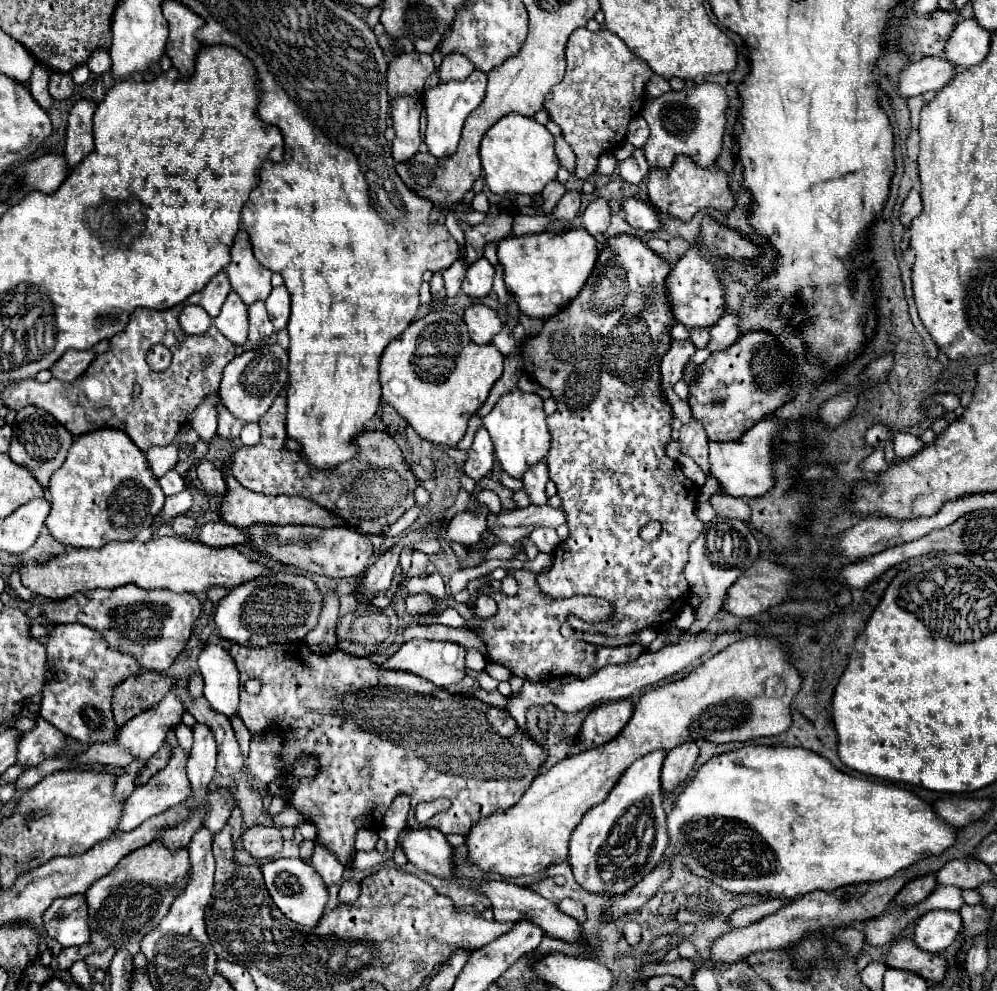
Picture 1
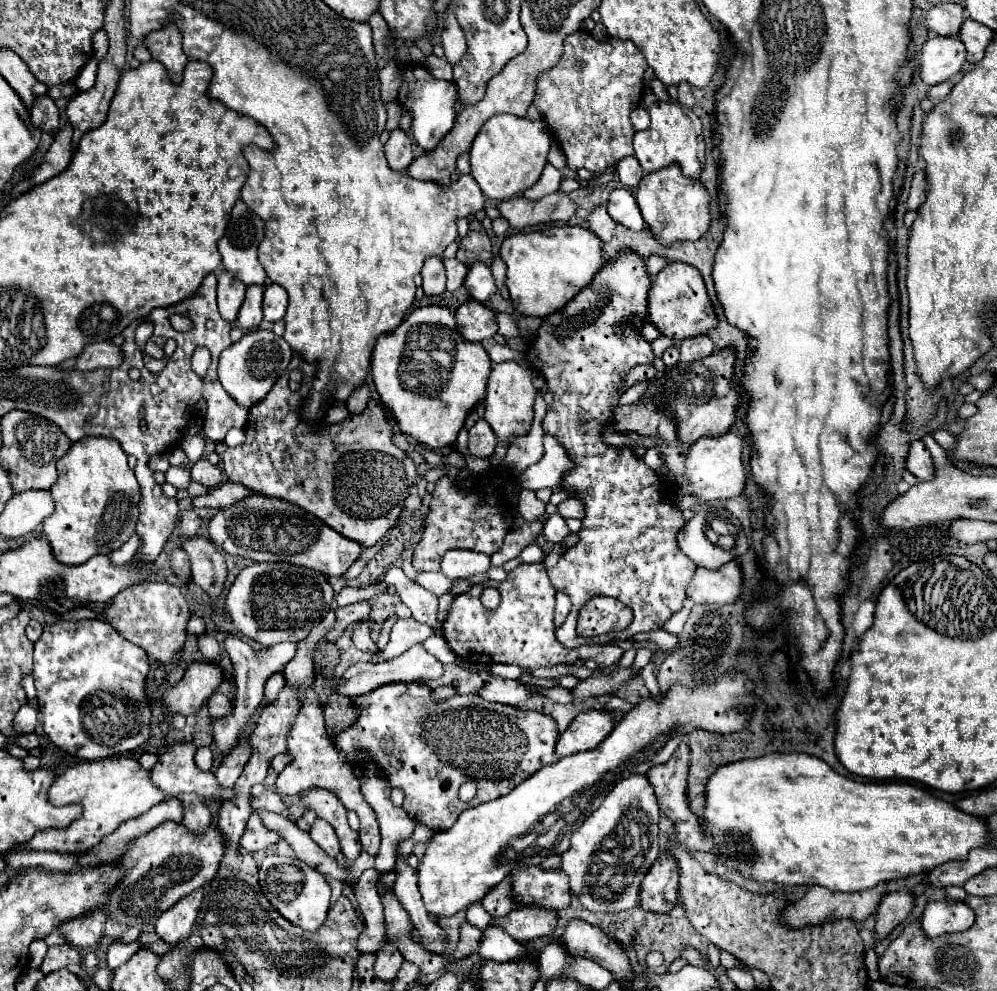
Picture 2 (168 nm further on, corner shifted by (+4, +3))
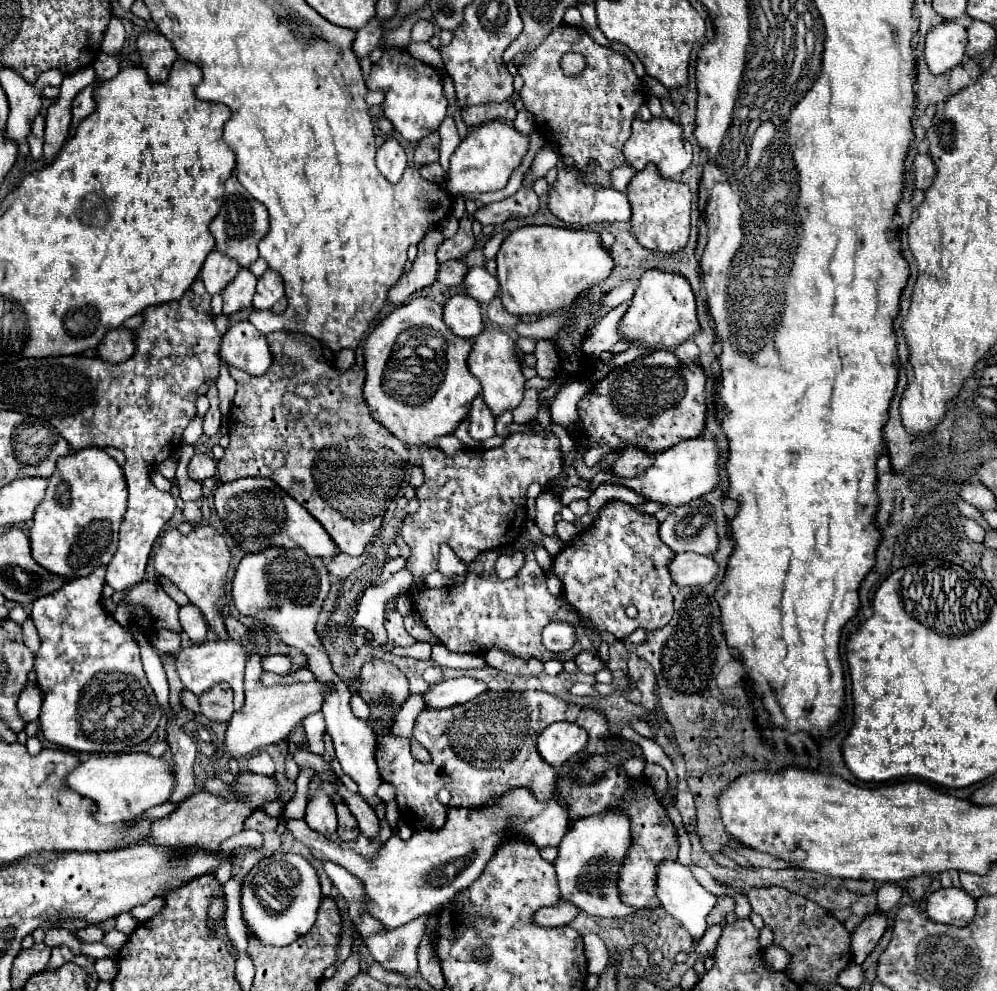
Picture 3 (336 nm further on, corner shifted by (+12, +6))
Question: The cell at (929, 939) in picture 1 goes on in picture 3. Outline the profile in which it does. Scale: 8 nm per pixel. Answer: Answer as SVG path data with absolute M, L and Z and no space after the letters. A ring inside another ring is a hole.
M940 888L926 900L930 920L952 926L968 926L976 914L976 900L960 888Z

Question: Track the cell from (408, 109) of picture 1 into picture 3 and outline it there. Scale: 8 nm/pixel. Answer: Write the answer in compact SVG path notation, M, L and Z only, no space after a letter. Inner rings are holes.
M386 138L386 142L376 152L376 166L386 176L388 182L398 182L406 168L406 152L396 138Z

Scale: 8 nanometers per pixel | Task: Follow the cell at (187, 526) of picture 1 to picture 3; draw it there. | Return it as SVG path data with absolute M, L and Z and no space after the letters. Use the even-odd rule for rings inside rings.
M188 502L188 504L184 506L182 514L184 514L186 522L190 522L190 524L194 524L194 522L198 522L198 520L202 518L202 510L200 510L200 506L198 506L196 502Z

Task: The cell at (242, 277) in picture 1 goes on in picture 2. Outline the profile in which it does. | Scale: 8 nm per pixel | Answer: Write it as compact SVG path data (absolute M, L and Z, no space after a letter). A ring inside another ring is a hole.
M242 199L236 201L236 205L232 207L232 215L230 215L230 223L226 227L224 237L218 241L218 251L222 255L222 265L226 271L230 271L232 275L240 277L240 281L244 281L246 285L264 285L266 279L266 271L262 269L260 261L258 261L258 245L264 239L264 221L246 207L246 203Z

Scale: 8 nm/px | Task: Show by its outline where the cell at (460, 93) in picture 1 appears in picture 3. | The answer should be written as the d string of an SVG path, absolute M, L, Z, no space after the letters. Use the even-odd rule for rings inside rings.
M390 48L384 56L372 66L372 72L366 80L370 90L380 88L386 92L382 110L384 116L392 122L394 130L406 140L420 142L430 132L436 132L440 122L446 116L446 98L442 92L442 78L436 68L412 58L406 50Z

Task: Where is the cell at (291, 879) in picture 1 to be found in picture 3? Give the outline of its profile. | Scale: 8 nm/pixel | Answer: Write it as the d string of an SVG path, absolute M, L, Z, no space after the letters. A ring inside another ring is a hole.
M274 854L258 862L246 876L242 884L242 918L250 930L264 944L286 946L298 936L310 932L316 922L316 912L320 906L320 880L310 862L302 856L292 854L290 860L284 854Z

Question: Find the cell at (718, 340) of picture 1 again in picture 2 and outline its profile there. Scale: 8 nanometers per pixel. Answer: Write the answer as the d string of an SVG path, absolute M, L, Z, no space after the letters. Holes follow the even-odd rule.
M708 335L682 341L680 343L680 351L682 351L680 361L696 361L696 359L708 357L708 355L712 355L712 349L714 349L714 343Z

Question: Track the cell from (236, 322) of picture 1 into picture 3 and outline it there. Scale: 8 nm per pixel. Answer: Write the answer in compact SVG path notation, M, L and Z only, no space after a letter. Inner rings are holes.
M210 252L204 266L202 266L202 272L200 272L200 278L208 290L210 296L216 296L216 294L222 294L222 290L228 286L228 282L234 280L234 276L238 274L240 266L222 256L220 252Z

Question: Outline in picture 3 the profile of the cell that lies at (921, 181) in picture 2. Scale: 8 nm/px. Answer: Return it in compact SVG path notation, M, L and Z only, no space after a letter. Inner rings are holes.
M918 152L914 158L914 184L918 190L926 190L934 180L934 164L926 152Z

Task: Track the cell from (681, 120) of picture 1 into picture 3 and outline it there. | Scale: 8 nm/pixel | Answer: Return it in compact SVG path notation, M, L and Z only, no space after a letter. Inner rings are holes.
M666 116L652 118L652 122L634 120L632 134L624 144L624 156L634 170L642 170L648 162L654 162L664 178L678 178L676 174L682 174L692 164L692 146L686 142L682 126Z

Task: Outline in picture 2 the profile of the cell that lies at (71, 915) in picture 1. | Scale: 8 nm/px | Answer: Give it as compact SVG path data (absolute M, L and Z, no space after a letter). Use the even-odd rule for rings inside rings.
M92 911L84 917L64 923L60 931L68 943L72 943L74 947L86 949L100 943L100 939L104 937L104 923L106 923L104 911Z

